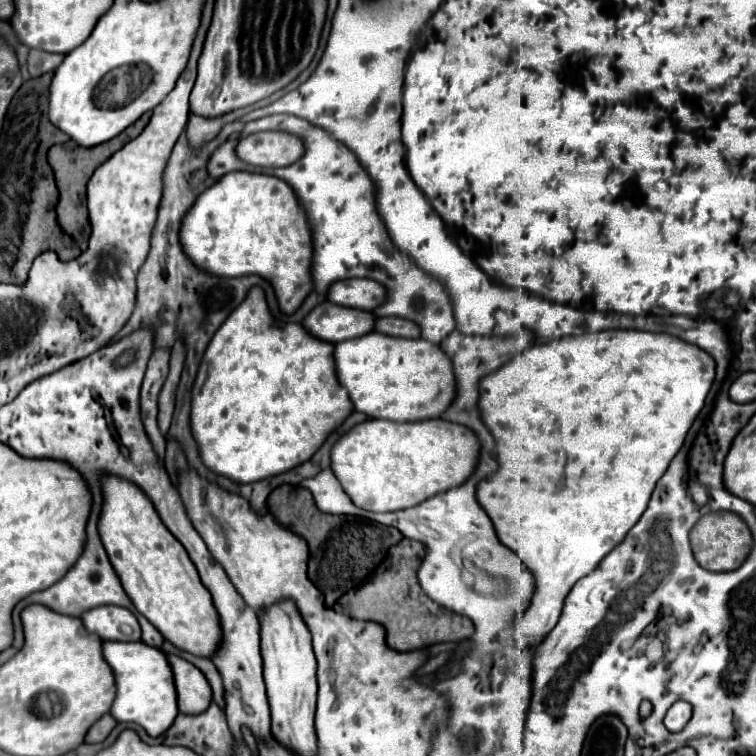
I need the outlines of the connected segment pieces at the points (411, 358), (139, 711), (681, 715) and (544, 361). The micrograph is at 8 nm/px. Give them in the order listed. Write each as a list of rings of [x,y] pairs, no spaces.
[[[376,331],[346,339],[334,345],[334,369],[338,383],[348,391],[354,409],[378,419],[388,421],[422,421],[430,417],[440,417],[440,411],[452,403],[452,365],[438,345],[424,339],[392,339]]]
[[[142,641],[136,643],[102,643],[102,657],[110,665],[116,681],[116,697],[110,707],[110,715],[120,723],[136,723],[146,729],[148,735],[162,735],[172,719],[178,715],[176,689],[172,683],[172,671],[164,653]]]
[[[676,701],[670,707],[670,711],[666,713],[664,725],[668,727],[670,733],[680,733],[684,729],[684,725],[688,723],[690,715],[692,715],[692,707],[688,707],[688,703],[684,703],[684,701]]]
[[[634,329],[596,331],[596,333],[566,337],[562,341],[532,345],[532,347],[524,349],[522,353],[516,353],[498,371],[492,371],[484,379],[480,379],[480,383],[478,383],[480,417],[482,417],[484,425],[490,429],[490,433],[494,435],[494,441],[496,441],[494,453],[498,459],[498,469],[476,485],[476,499],[482,505],[482,509],[488,513],[488,517],[492,519],[500,543],[506,545],[508,549],[512,549],[520,557],[520,561],[528,567],[528,571],[532,571],[532,577],[534,577],[532,603],[514,621],[514,625],[516,625],[514,639],[516,639],[520,649],[524,649],[524,651],[536,649],[548,637],[548,633],[558,623],[558,619],[562,615],[564,601],[566,601],[568,593],[572,591],[572,587],[576,585],[576,581],[590,575],[600,565],[600,561],[638,523],[638,519],[646,511],[646,505],[648,505],[650,495],[656,487],[656,481],[664,475],[672,457],[678,453],[692,421],[696,419],[696,415],[704,407],[712,379],[714,379],[714,363],[706,351],[700,351],[700,349],[692,347],[690,343],[680,343],[680,339],[672,339],[672,335],[658,335],[658,333],[634,331]]]

